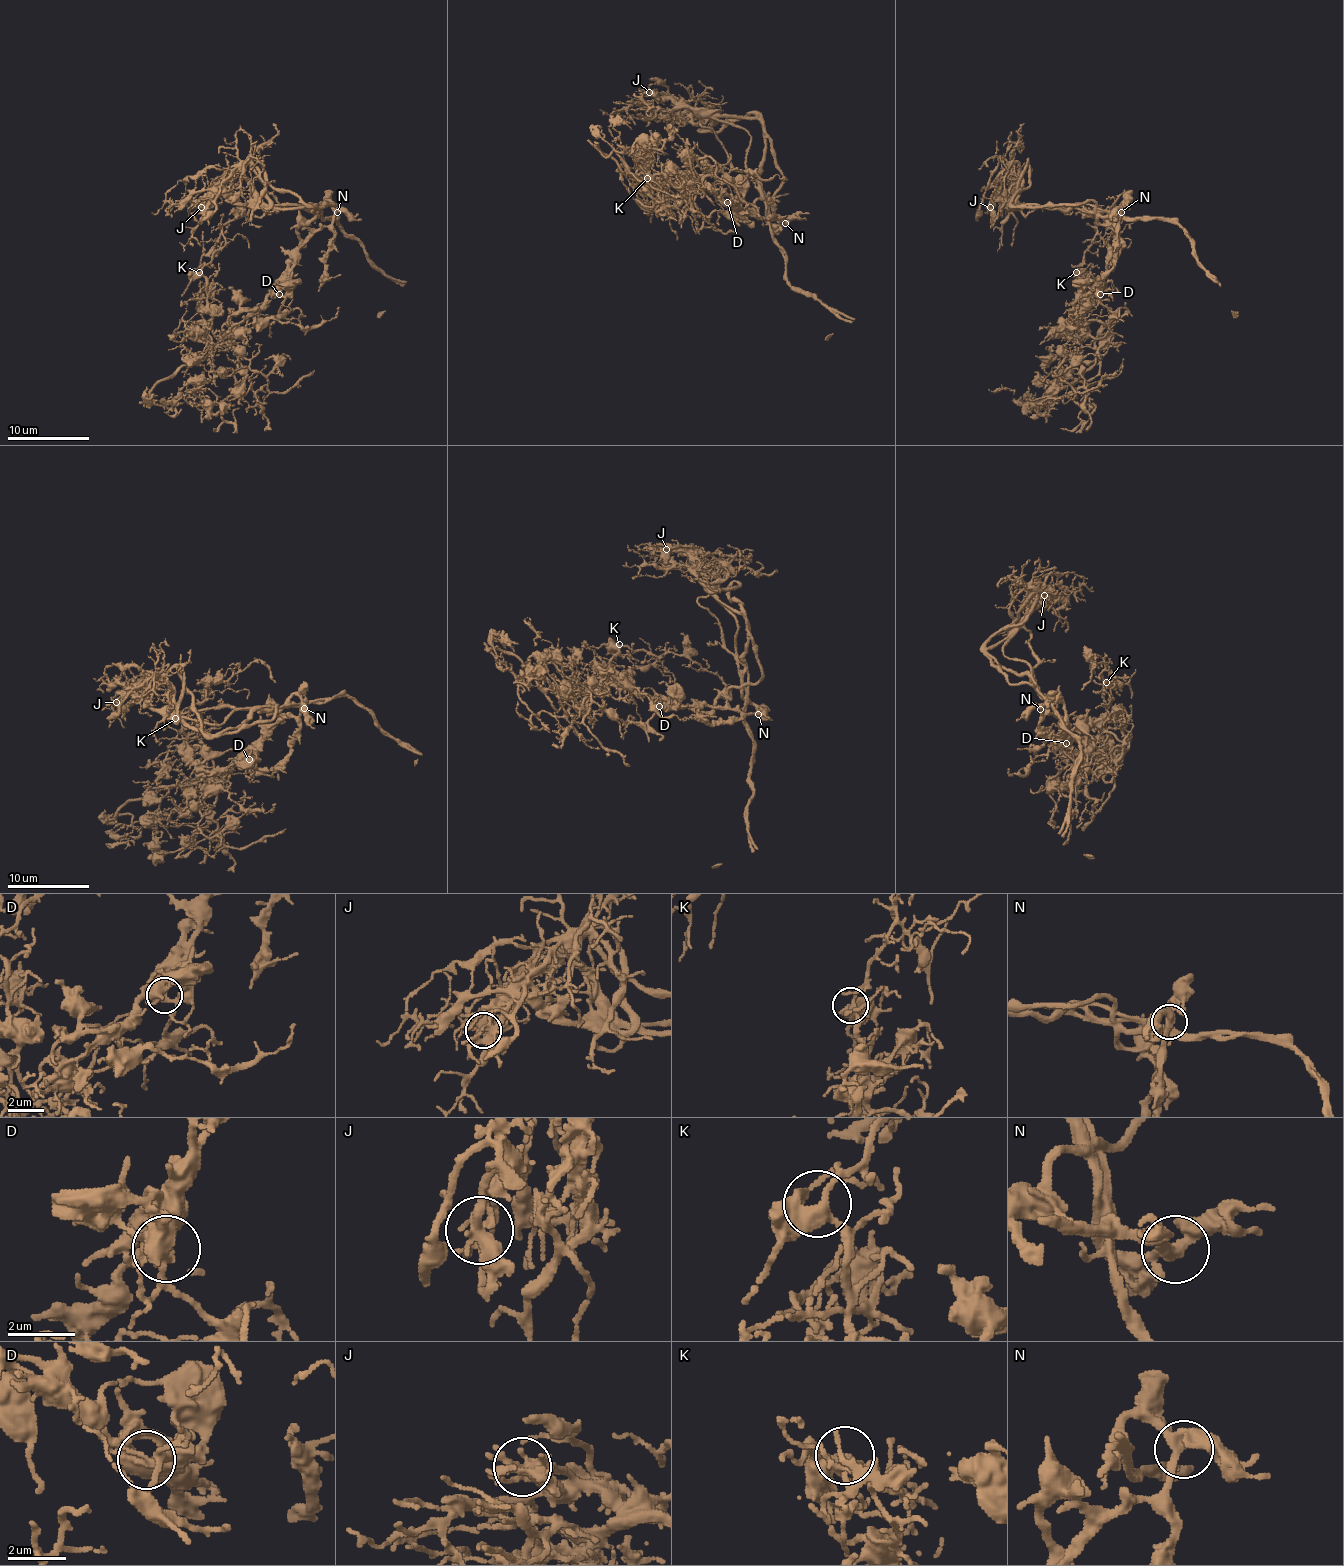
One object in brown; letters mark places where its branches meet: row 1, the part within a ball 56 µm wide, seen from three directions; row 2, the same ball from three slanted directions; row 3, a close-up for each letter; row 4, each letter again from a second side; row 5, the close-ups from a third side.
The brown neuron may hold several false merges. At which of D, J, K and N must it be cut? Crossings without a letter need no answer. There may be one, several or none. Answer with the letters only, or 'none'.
D, J

